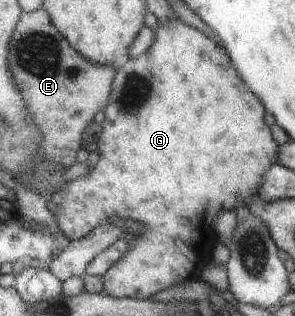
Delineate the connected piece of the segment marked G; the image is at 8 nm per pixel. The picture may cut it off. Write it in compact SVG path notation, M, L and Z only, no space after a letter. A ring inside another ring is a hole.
M175 18L163 24L161 22L157 23L152 47L149 47L149 49L150 51L146 50L139 56L128 58L115 67L107 102L102 109L104 120L100 124L101 131L96 141L99 159L94 167L85 176L79 176L62 184L51 193L49 200L46 202L47 209L51 211L58 223L58 229L64 233L68 240L78 239L99 223L108 222L115 217L134 219L142 225L142 231L136 237L132 234L125 236L129 243L128 251L117 261L114 261L107 271L101 275L103 283L101 292L115 298L127 297L148 300L147 297L154 295L161 289L177 284L182 285L189 281L190 277L198 277L200 271L205 268L206 257L210 257L210 254L206 251L211 249L213 243L217 241L216 236L212 235L210 230L212 225L215 224L216 215L222 213L224 209L234 211L236 205L247 207L250 202L254 202L259 192L262 174L266 171L266 168L274 163L277 154L278 144L270 135L269 126L262 120L265 109L258 98L244 85L241 77L230 63L227 53L216 44L216 41L212 41L210 37L206 37L202 32Z

